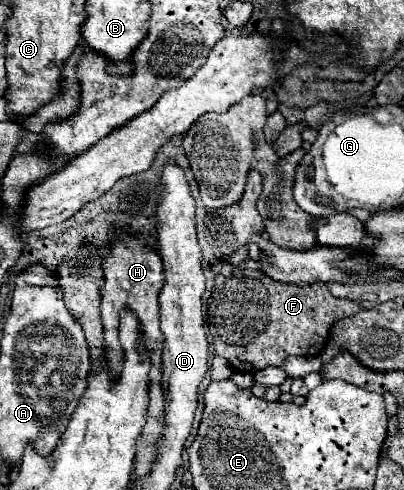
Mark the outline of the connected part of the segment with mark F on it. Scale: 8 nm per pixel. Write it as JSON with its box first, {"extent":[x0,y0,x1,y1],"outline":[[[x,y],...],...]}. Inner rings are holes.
{"extent":[208,264,360,372],"outline":[[[224,264],[222,266],[222,272],[216,276],[216,282],[214,282],[214,290],[210,294],[210,300],[208,300],[208,328],[210,328],[210,336],[214,338],[214,348],[216,348],[216,354],[226,358],[228,364],[234,368],[234,370],[242,370],[242,372],[256,372],[256,370],[262,370],[266,366],[280,366],[284,362],[286,356],[318,356],[328,340],[330,340],[330,328],[336,320],[340,318],[346,318],[346,316],[352,316],[360,310],[360,304],[354,302],[354,300],[346,300],[346,298],[334,298],[326,286],[294,286],[294,284],[284,284],[284,282],[276,282],[272,278],[268,278],[264,272],[260,270],[250,270],[250,268],[242,268],[242,266],[228,266]]]}

